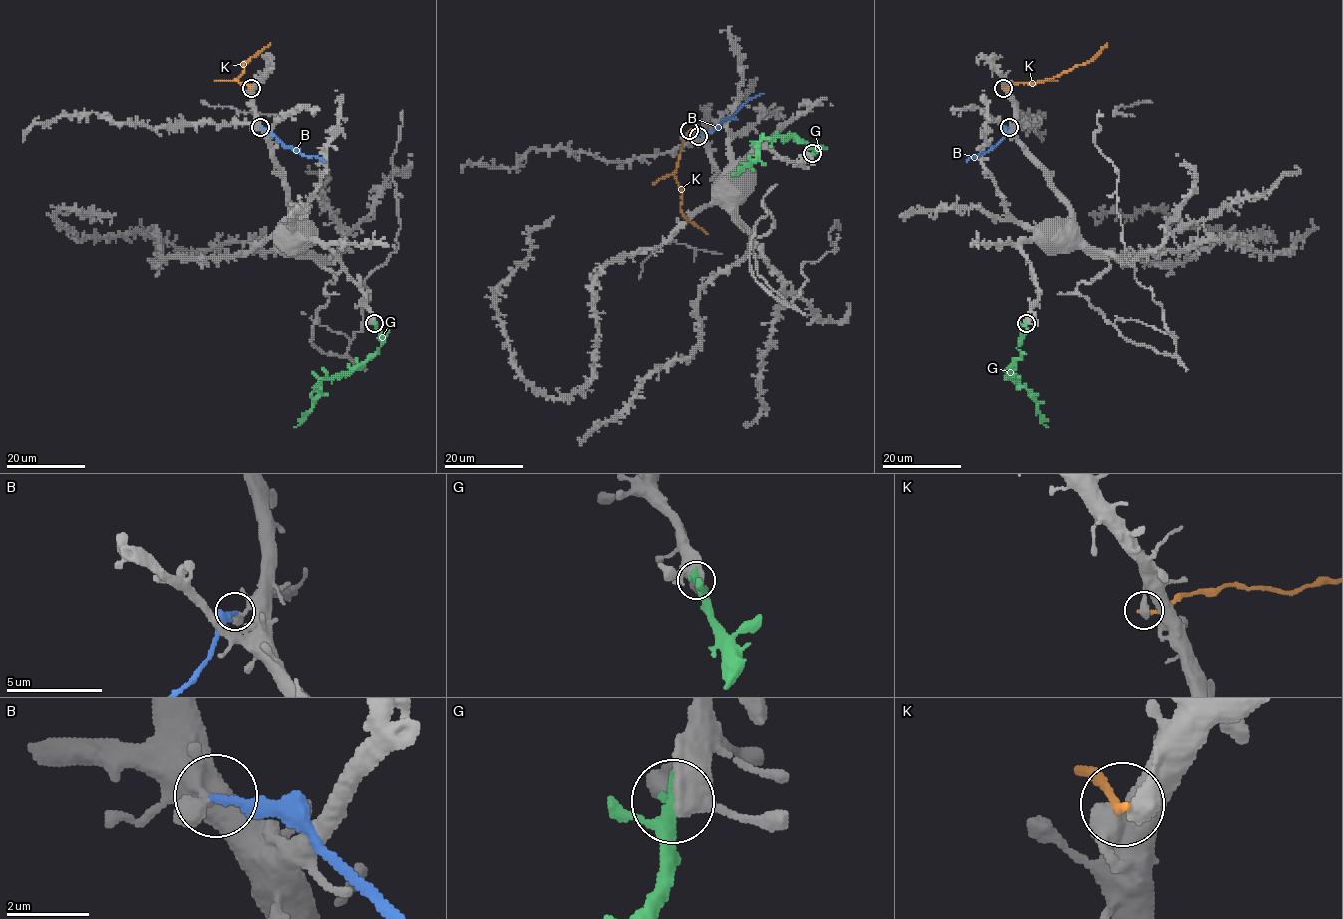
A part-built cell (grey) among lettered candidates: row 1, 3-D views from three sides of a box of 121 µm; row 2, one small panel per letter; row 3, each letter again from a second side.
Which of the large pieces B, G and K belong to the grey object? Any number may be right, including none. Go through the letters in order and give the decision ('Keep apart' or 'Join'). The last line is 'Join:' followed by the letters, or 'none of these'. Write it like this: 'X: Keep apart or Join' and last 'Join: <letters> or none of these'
B: Keep apart
G: Join
K: Keep apart
Join: G

